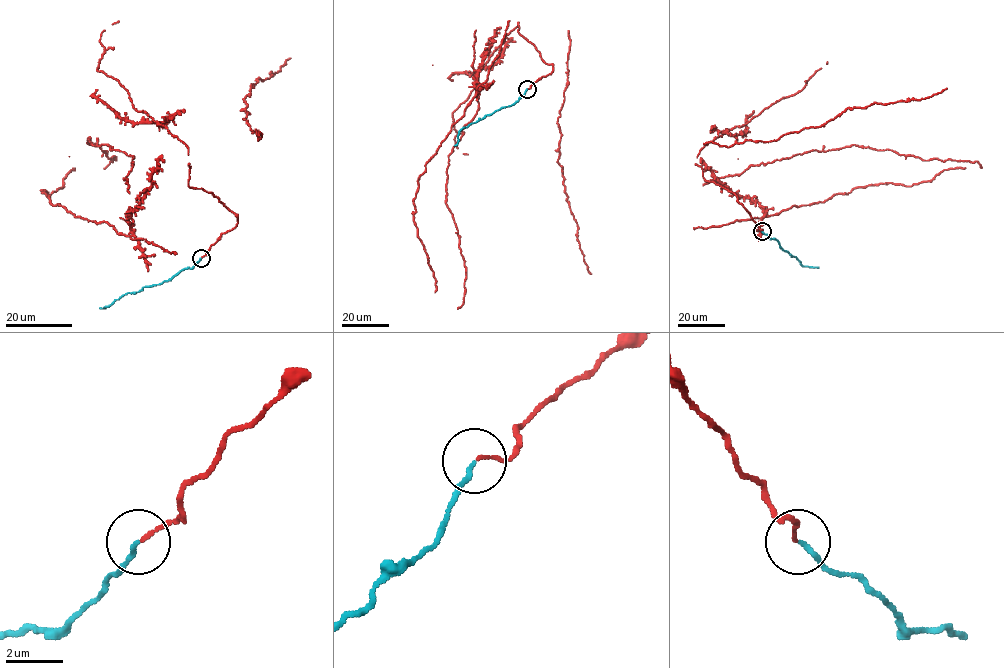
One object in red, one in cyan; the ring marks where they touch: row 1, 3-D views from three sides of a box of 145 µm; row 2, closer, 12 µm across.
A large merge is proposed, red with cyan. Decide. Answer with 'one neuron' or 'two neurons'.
one neuron

